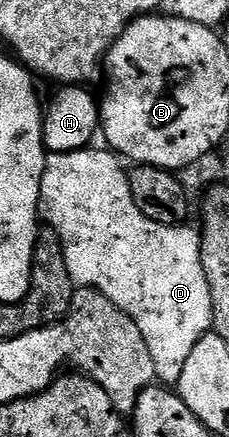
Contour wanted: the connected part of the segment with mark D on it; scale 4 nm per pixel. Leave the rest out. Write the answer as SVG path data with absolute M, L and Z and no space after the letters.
M85 149L48 155L48 160L42 173L42 181L40 182L40 206L43 218L45 215L48 218L45 219L47 226L58 233L60 244L66 257L66 269L70 273L73 284L76 287L93 287L95 291L100 291L106 297L110 297L110 301L114 301L114 305L118 305L118 309L122 309L122 313L126 313L132 318L134 325L138 325L138 333L142 333L142 337L150 349L150 357L154 357L154 369L156 370L157 380L164 385L179 384L182 377L182 368L186 365L186 357L190 357L190 352L194 350L194 345L198 345L198 341L202 341L202 337L212 331L212 302L210 301L210 285L206 281L206 273L202 269L201 232L197 228L195 231L192 227L180 227L184 225L159 223L157 219L152 219L149 215L145 215L144 210L136 204L134 197L130 193L128 171L126 167L123 167L125 164L111 150L92 150Z

